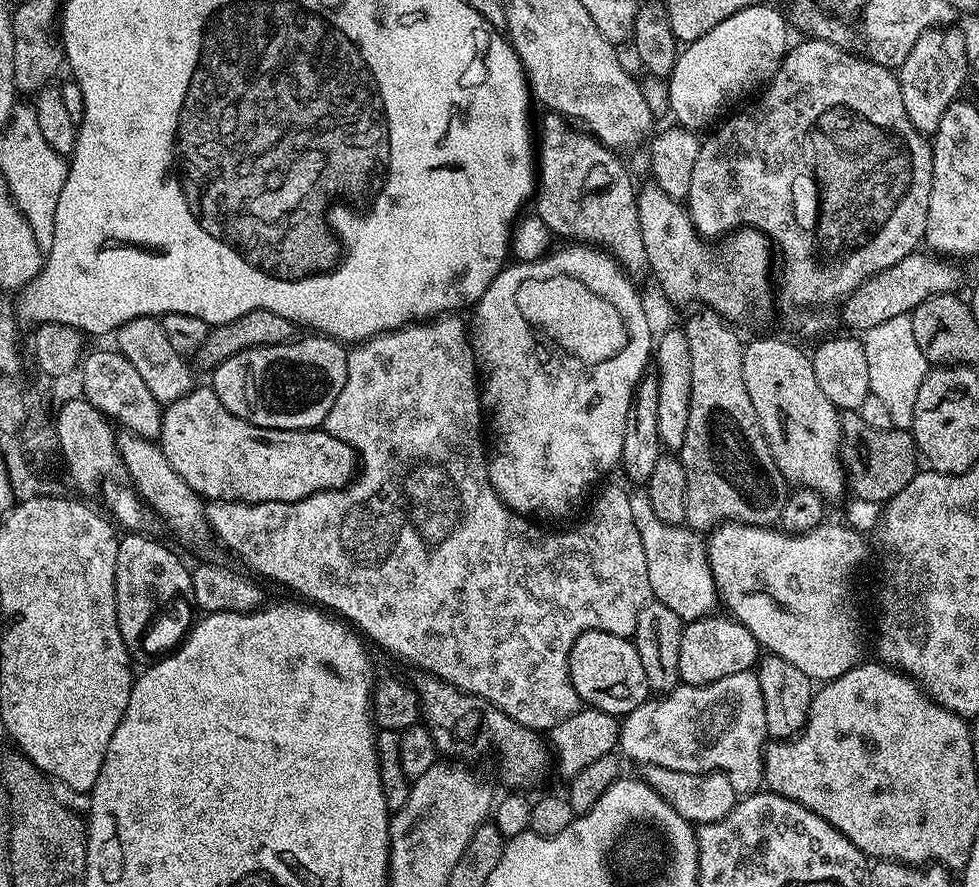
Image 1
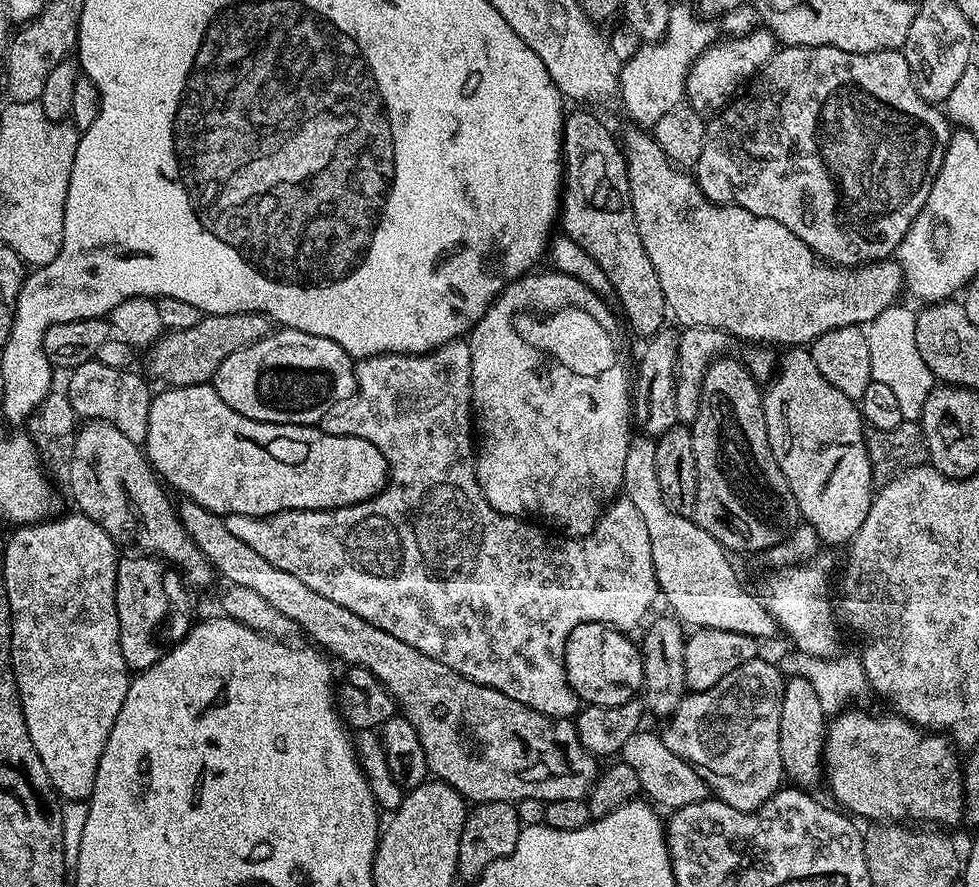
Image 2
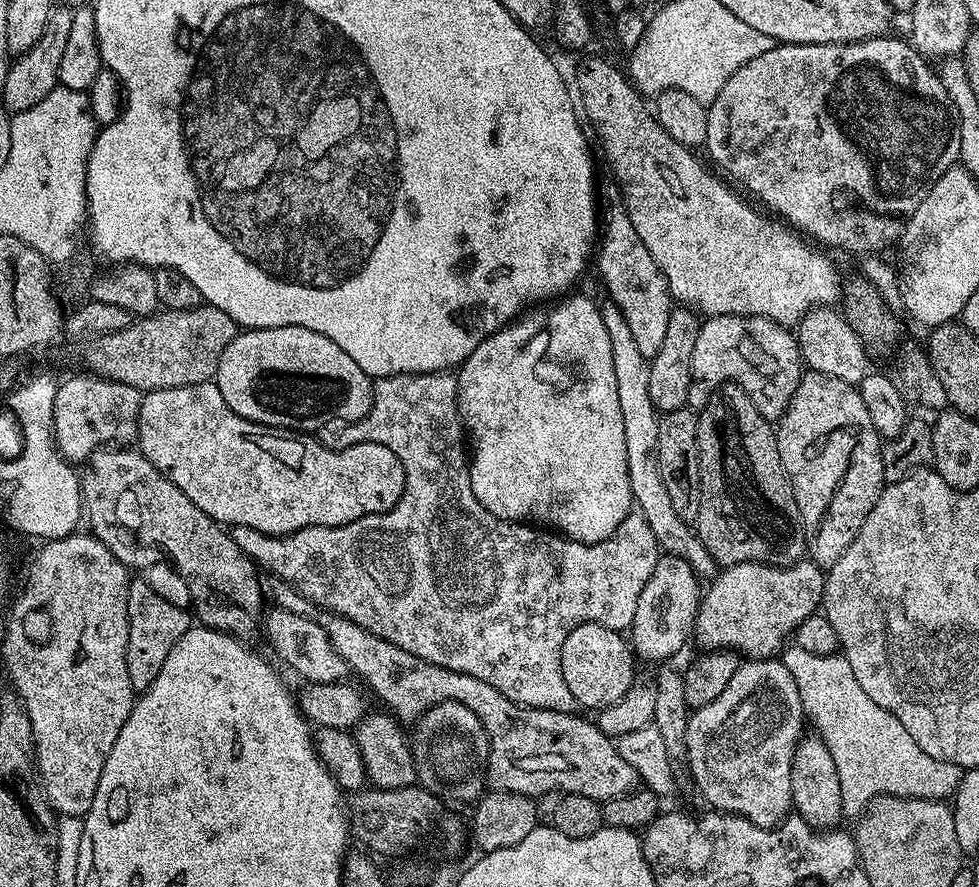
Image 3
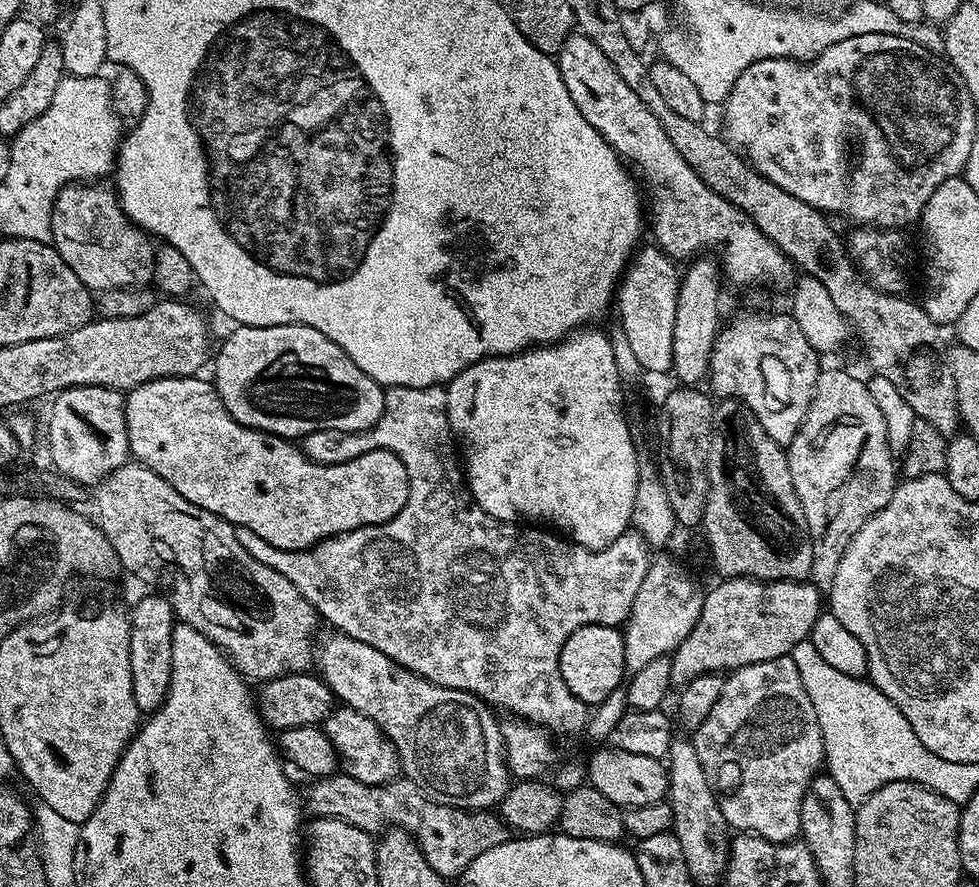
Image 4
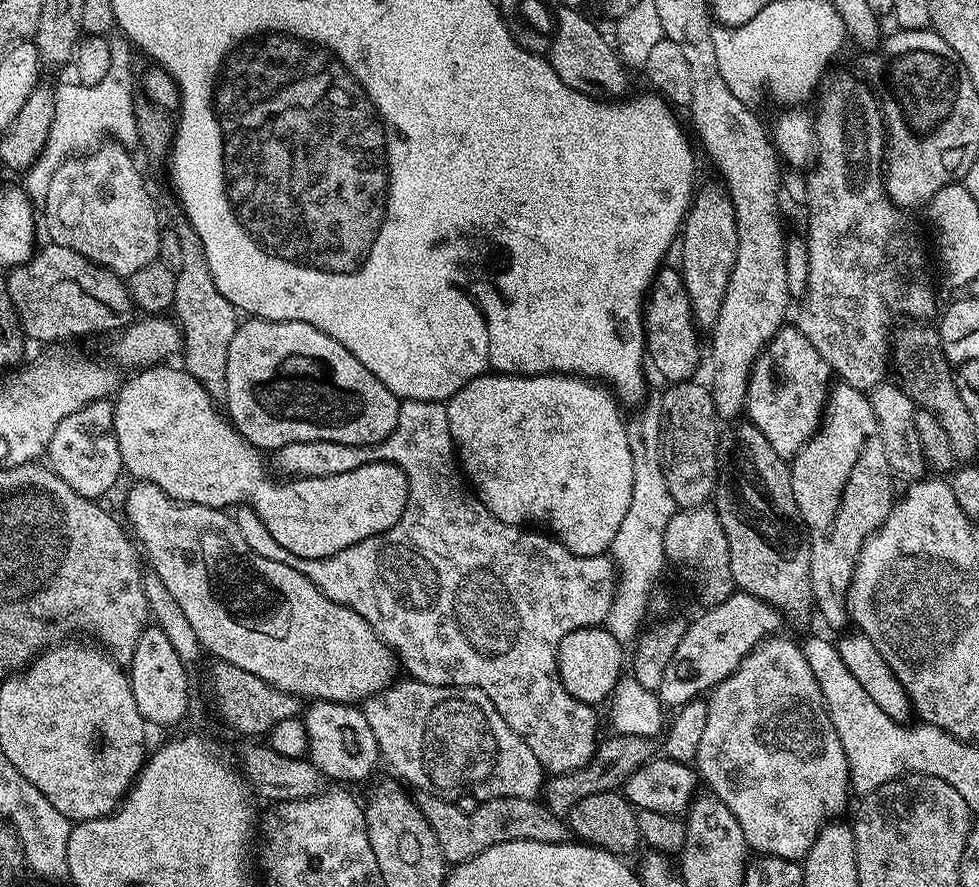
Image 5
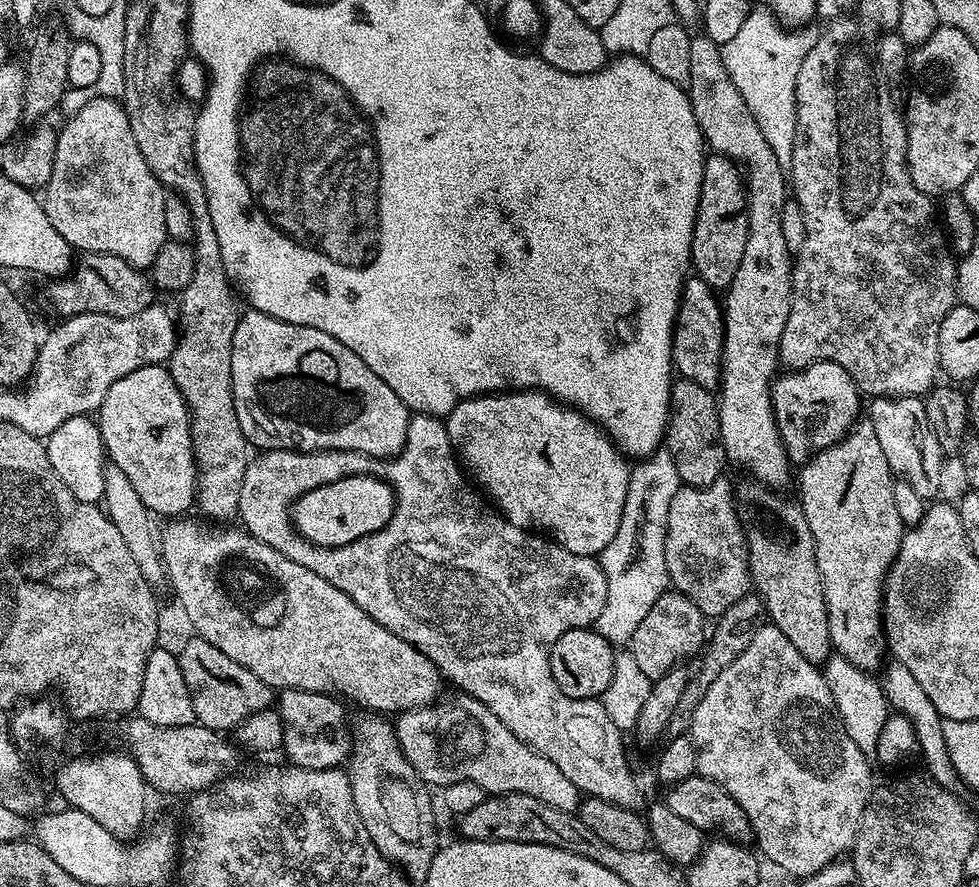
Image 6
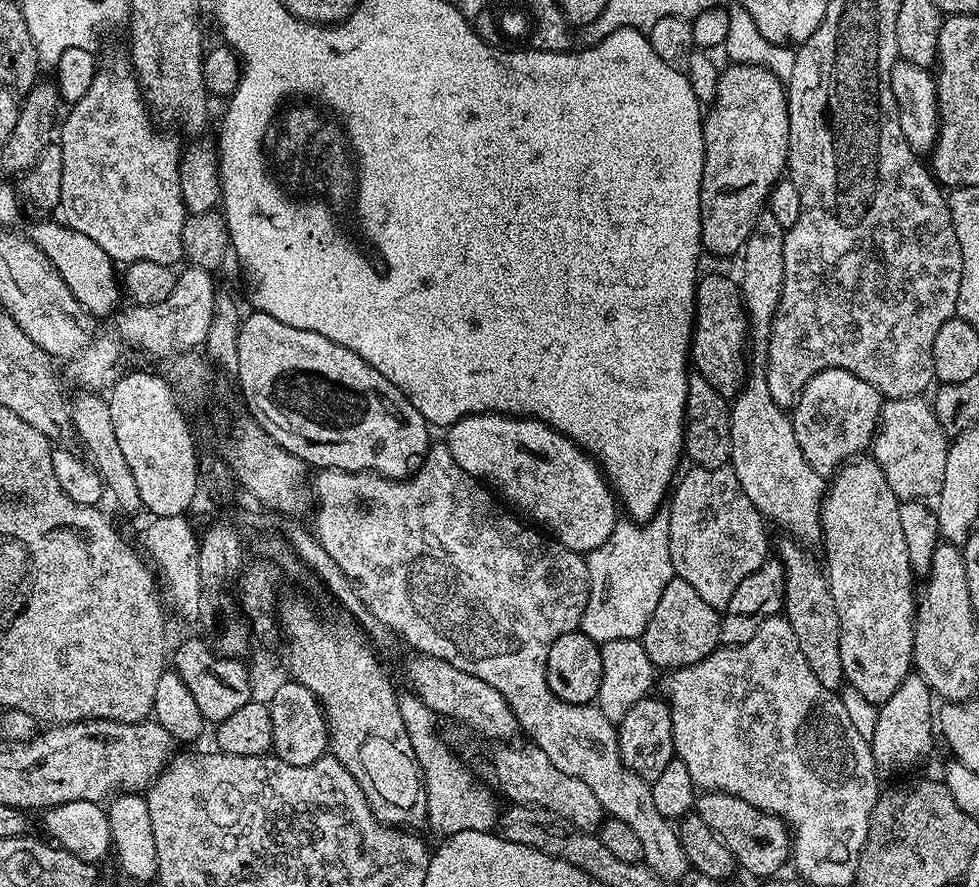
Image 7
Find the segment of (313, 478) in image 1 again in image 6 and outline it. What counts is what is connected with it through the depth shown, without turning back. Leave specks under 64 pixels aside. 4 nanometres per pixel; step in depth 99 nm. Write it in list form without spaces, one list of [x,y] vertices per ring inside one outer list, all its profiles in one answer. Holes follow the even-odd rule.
[[[147,364],[134,370],[134,374],[126,374],[126,378],[118,378],[106,393],[98,423],[107,457],[130,478],[130,486],[138,490],[138,498],[146,502],[149,511],[160,518],[180,518],[188,507],[196,504],[198,469],[192,452],[192,417],[188,414],[187,401],[164,364]],[[343,476],[338,482],[320,484],[294,505],[292,522],[304,539],[320,548],[341,548],[358,538],[382,530],[396,509],[396,494],[377,476]]]

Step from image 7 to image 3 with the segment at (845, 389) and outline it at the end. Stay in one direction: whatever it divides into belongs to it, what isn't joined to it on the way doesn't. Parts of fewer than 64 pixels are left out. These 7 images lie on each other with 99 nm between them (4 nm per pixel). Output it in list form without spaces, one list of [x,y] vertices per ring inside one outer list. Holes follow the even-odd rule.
[[[709,316],[701,323],[694,341],[687,407],[704,408],[715,388],[734,382],[746,390],[769,422],[776,422],[787,410],[801,375],[800,347],[789,329],[761,316]]]

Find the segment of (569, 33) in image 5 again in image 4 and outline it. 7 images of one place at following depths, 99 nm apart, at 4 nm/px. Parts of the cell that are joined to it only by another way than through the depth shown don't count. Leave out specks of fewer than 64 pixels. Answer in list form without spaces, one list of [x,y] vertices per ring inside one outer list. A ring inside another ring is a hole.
[[[579,34],[566,37],[555,62],[582,118],[586,118],[586,122],[602,134],[621,160],[633,169],[640,168],[644,175],[652,191],[650,232],[652,228],[655,247],[677,262],[705,253],[702,251],[706,248],[720,248],[718,260],[722,265],[723,279],[740,288],[748,288],[760,280],[785,289],[793,283],[792,261],[774,242],[770,242],[770,238],[766,238],[766,234],[762,234],[762,230],[758,230],[750,217],[726,198],[714,194],[714,190],[710,190],[710,186],[694,174],[690,162],[686,162],[686,158],[674,150],[674,142],[666,138],[666,130],[662,130],[658,118],[654,118],[634,90],[626,86],[626,81],[618,75],[618,70],[614,70],[610,58],[606,58],[606,54],[602,54],[590,38]]]

